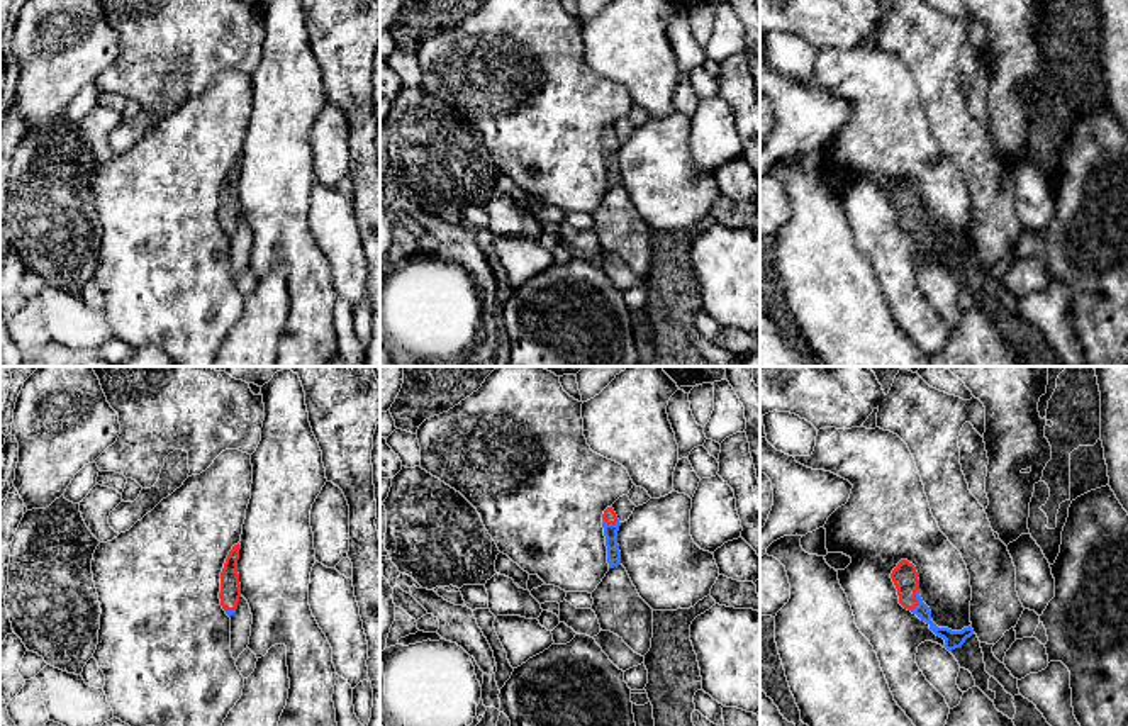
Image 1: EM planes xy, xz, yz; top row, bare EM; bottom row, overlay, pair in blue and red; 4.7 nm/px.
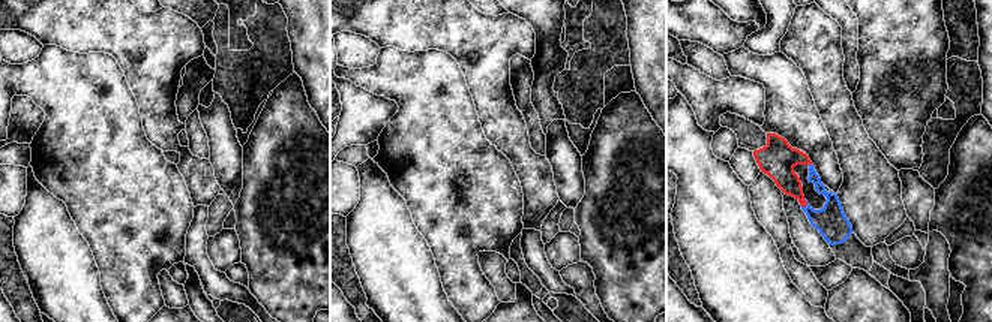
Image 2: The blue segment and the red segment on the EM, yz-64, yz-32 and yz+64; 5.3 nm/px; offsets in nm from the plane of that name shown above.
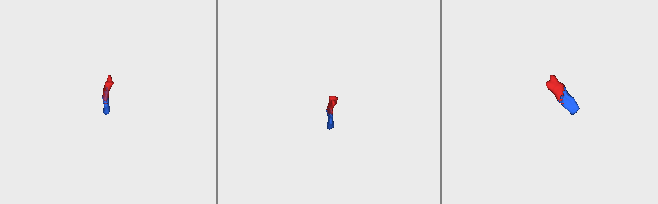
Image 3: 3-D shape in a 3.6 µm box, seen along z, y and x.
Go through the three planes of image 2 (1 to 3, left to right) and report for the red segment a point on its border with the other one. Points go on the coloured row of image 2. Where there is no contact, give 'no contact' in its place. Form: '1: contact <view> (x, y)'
1: no contact
2: no contact
3: contact yz+64 (808, 204)

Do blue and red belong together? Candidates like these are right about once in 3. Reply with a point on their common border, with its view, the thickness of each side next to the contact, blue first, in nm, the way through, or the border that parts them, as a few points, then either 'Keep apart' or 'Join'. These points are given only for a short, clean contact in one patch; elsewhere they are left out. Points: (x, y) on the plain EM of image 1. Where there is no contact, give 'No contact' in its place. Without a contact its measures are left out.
Touches blue at yz (918, 221). Thickness 80 nm (blue) against 120 nm. Path across: yz (954, 260), (926, 240), (918, 221), (908, 211), (904, 195). Join

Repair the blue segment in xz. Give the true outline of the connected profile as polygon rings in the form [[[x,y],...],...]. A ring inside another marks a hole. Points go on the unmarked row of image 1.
[[[607,127],[602,134],[602,148],[604,148],[604,156],[606,156],[609,188],[621,185],[621,171],[619,171],[619,165],[617,165],[619,146],[621,146],[621,142],[619,142],[614,129]]]

